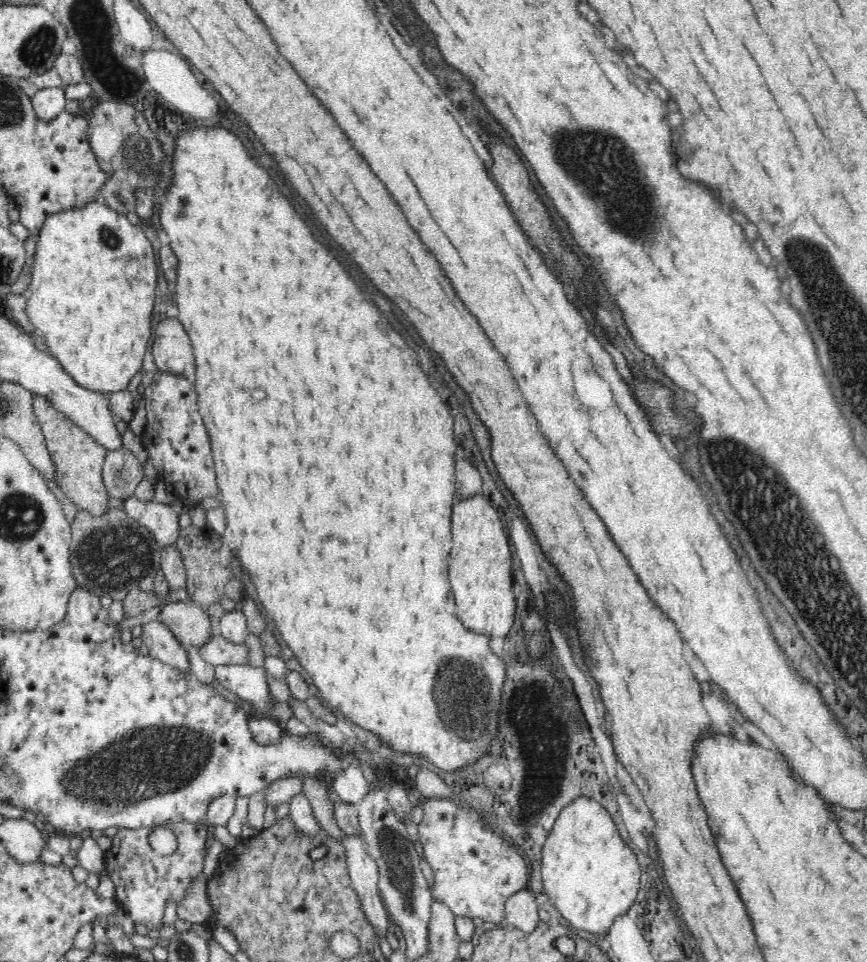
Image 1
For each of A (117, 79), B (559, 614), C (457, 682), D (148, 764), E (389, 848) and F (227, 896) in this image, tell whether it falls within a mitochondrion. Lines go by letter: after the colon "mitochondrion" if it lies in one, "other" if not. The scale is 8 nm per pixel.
A: mitochondrion
B: mitochondrion
C: mitochondrion
D: mitochondrion
E: mitochondrion
F: other

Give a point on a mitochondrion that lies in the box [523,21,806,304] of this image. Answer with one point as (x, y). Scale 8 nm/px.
(592, 158)

